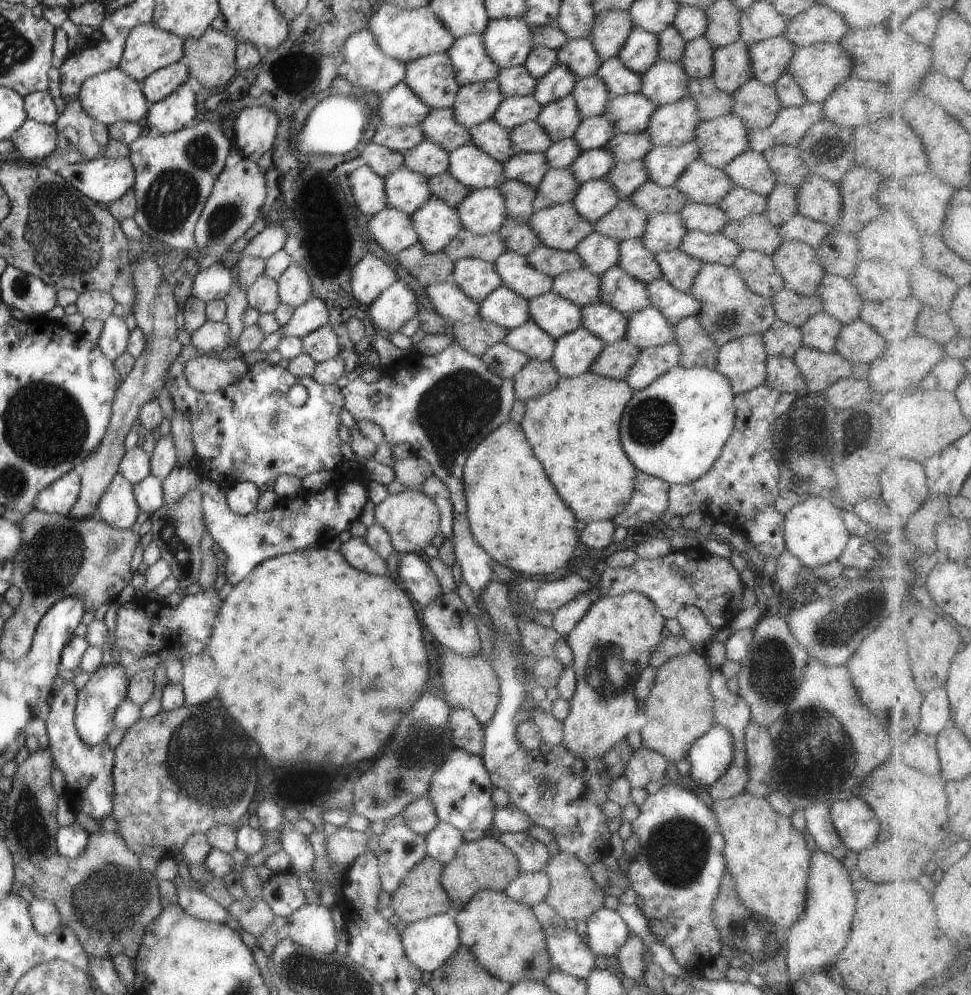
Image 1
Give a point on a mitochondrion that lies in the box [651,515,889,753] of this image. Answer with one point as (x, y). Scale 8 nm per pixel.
(772, 673)

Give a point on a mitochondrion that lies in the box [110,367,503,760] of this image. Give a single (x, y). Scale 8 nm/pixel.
(174, 545)

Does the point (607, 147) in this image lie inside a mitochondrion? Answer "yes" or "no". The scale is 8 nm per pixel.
no

